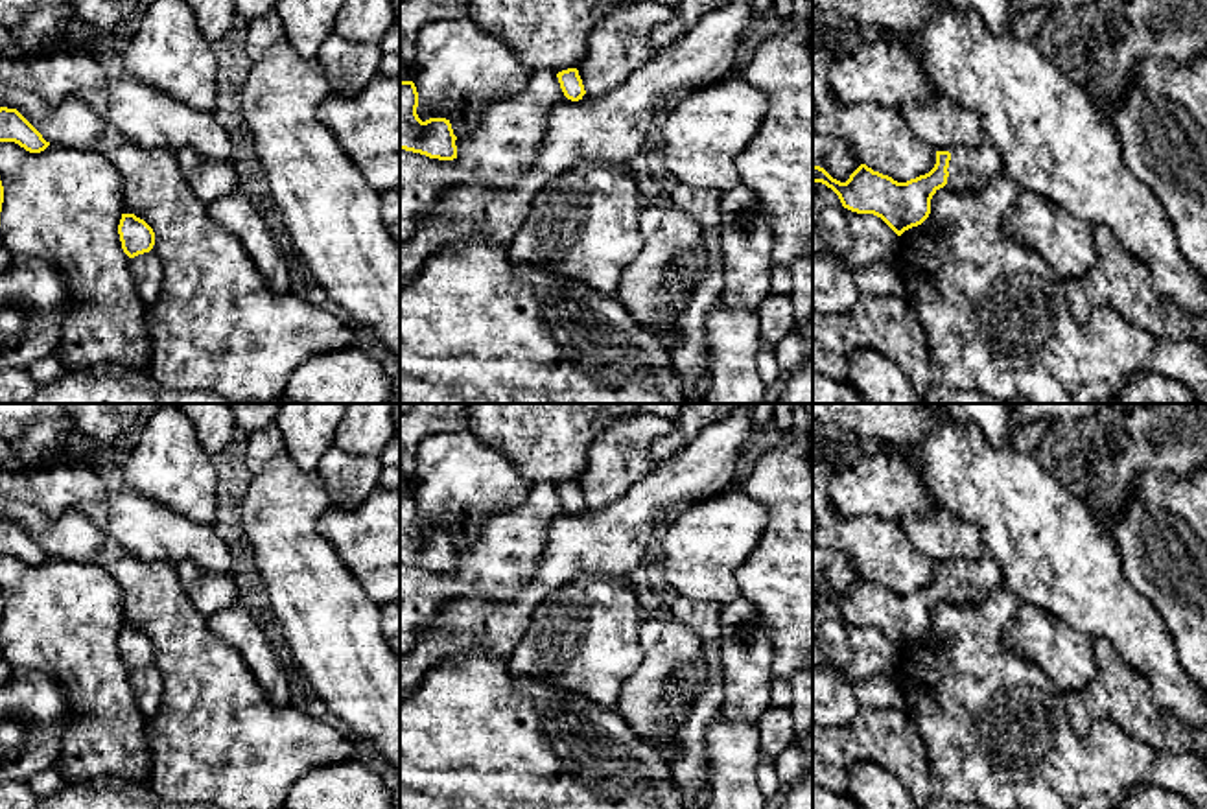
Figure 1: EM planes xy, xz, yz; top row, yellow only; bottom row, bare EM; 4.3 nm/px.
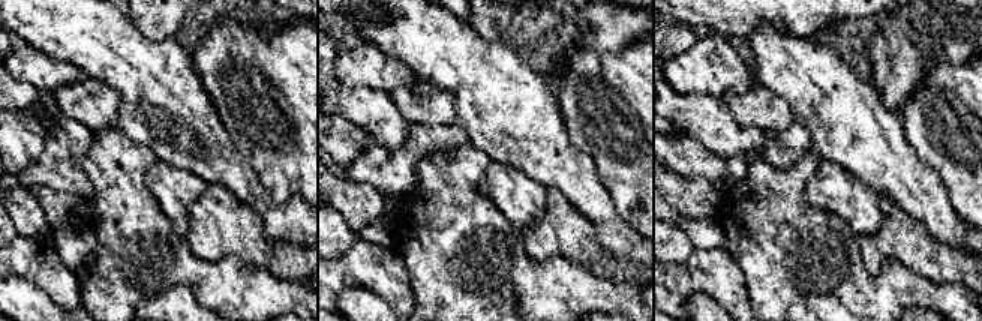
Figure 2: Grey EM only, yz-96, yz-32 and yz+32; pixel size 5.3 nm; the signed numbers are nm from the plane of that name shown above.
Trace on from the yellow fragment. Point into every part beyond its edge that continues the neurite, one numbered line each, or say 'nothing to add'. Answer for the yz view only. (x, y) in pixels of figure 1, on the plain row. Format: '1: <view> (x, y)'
1: yz (970, 581)

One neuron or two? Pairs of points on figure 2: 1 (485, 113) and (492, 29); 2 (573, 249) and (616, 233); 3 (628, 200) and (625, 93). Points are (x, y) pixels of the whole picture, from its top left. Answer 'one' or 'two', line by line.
1: two
2: two
3: one

